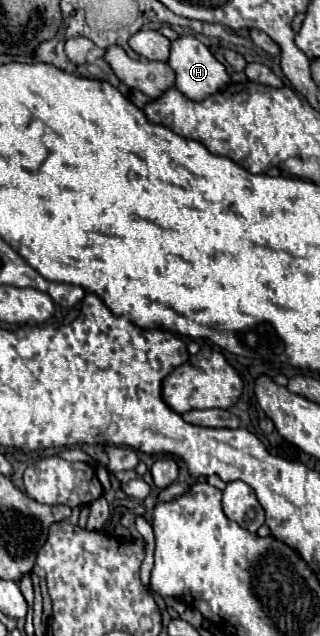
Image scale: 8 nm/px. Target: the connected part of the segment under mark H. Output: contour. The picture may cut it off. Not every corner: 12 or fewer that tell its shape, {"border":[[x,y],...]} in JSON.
{"border":[[193,36],[171,44],[175,88],[205,100],[231,82],[225,66]]}

